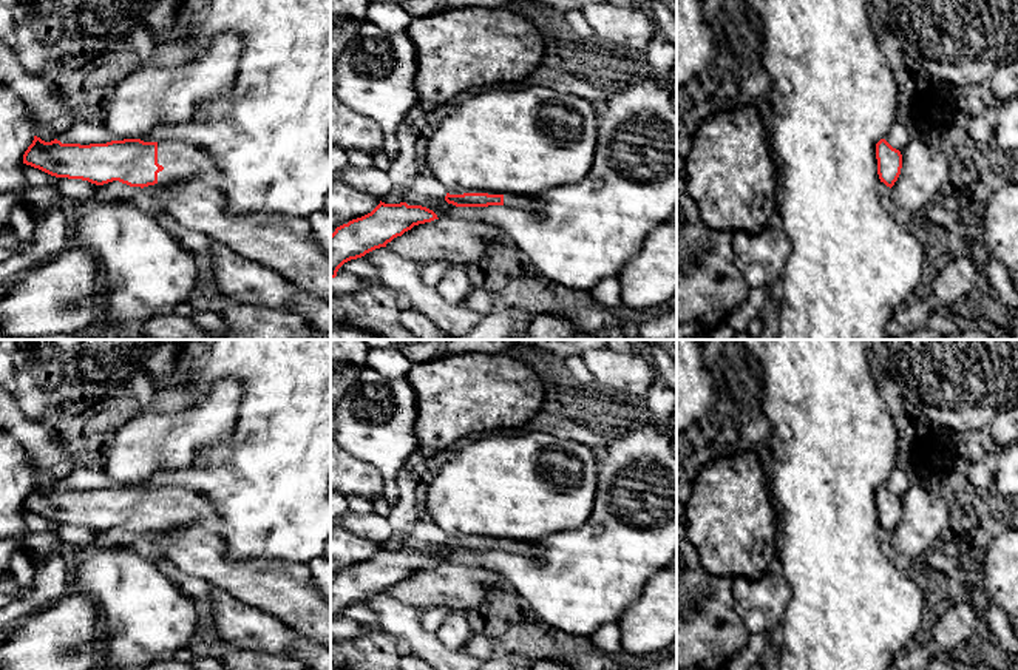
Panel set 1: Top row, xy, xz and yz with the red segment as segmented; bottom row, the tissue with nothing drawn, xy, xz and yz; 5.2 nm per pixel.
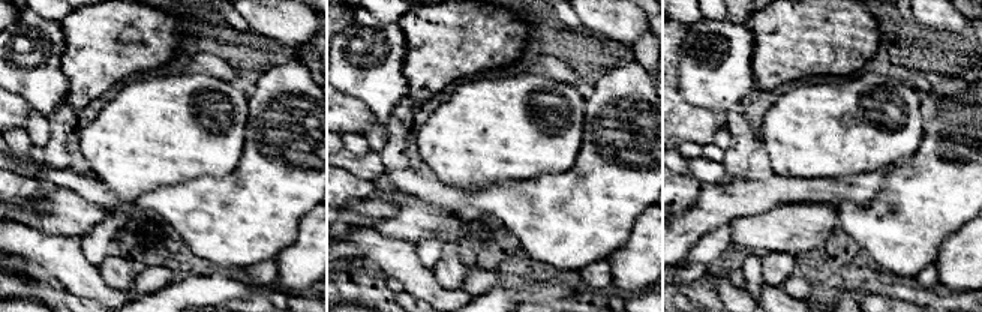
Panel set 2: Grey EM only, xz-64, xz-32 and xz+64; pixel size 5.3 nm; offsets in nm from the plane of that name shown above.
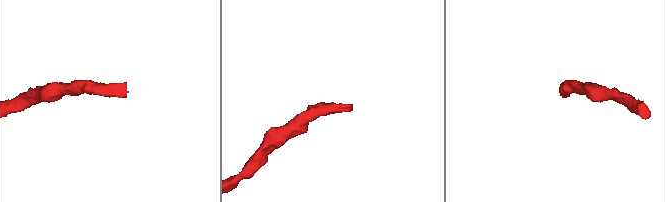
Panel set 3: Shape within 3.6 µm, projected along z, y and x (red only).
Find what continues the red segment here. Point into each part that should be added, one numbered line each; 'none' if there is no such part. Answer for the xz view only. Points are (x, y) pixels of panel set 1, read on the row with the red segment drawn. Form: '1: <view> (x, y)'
1: xz (512, 201)

